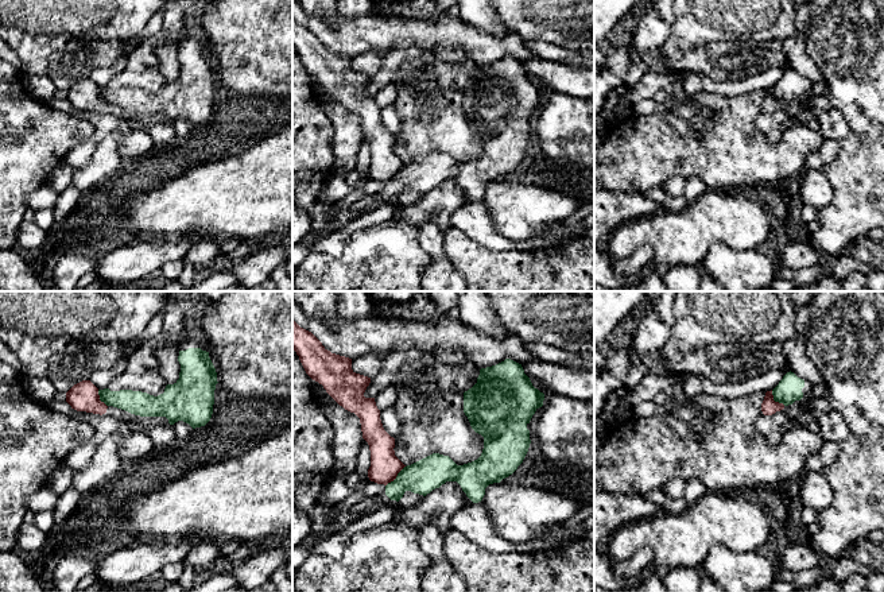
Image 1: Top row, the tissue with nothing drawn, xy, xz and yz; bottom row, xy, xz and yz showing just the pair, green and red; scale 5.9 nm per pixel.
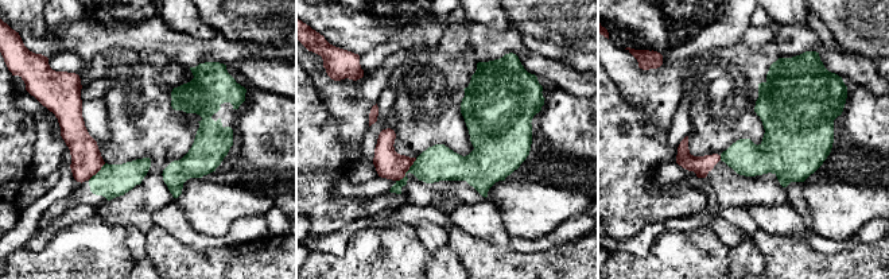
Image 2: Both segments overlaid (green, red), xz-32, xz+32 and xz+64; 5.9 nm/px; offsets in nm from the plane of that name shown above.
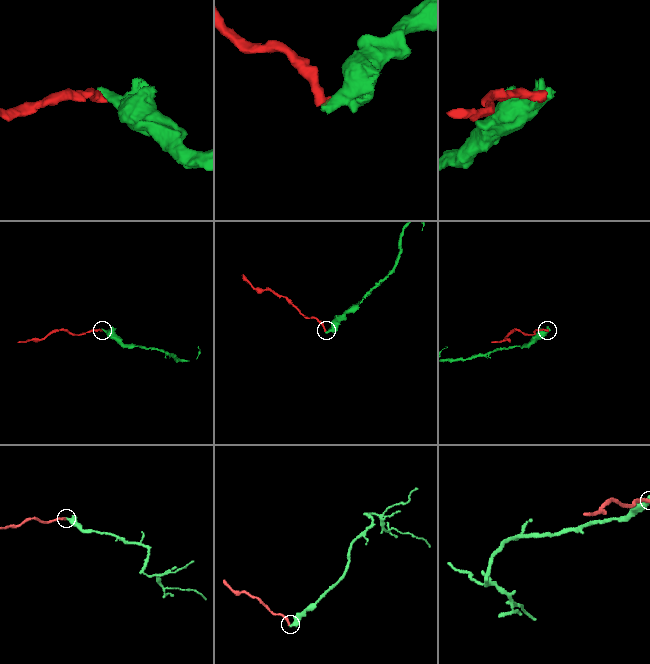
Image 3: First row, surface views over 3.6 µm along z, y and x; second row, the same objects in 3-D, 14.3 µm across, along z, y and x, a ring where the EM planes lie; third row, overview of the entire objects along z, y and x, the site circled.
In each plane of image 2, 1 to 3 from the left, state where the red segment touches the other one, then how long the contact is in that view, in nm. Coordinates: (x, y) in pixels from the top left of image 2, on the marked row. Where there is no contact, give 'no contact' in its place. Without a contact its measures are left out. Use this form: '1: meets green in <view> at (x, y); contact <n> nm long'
1: meets green in xz-32 at (97, 173); contact 150 nm long
2: meets green in xz+32 at (407, 171); contact 190 nm long
3: meets green in xz+64 at (721, 158); contact 30 nm long

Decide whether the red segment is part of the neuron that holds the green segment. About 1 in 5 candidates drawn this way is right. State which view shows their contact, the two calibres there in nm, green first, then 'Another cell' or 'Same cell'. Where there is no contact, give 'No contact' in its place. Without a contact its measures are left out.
Touches green in xz. Thickness 200 nm (green) against 180 nm. Another cell

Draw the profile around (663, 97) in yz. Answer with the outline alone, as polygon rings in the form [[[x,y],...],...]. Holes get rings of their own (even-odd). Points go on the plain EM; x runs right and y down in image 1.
[[[659,90],[654,100],[659,104],[659,105],[674,105],[675,102],[678,102],[678,94],[675,90]]]

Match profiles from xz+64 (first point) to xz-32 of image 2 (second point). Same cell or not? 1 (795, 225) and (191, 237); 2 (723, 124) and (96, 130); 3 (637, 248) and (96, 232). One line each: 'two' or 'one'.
1: one
2: two
3: two

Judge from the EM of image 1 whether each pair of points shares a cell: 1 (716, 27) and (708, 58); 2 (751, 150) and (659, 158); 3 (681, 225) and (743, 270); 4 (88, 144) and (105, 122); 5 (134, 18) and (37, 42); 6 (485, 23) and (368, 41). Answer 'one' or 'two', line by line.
1: two
2: one
3: two
4: one
5: one
6: two

